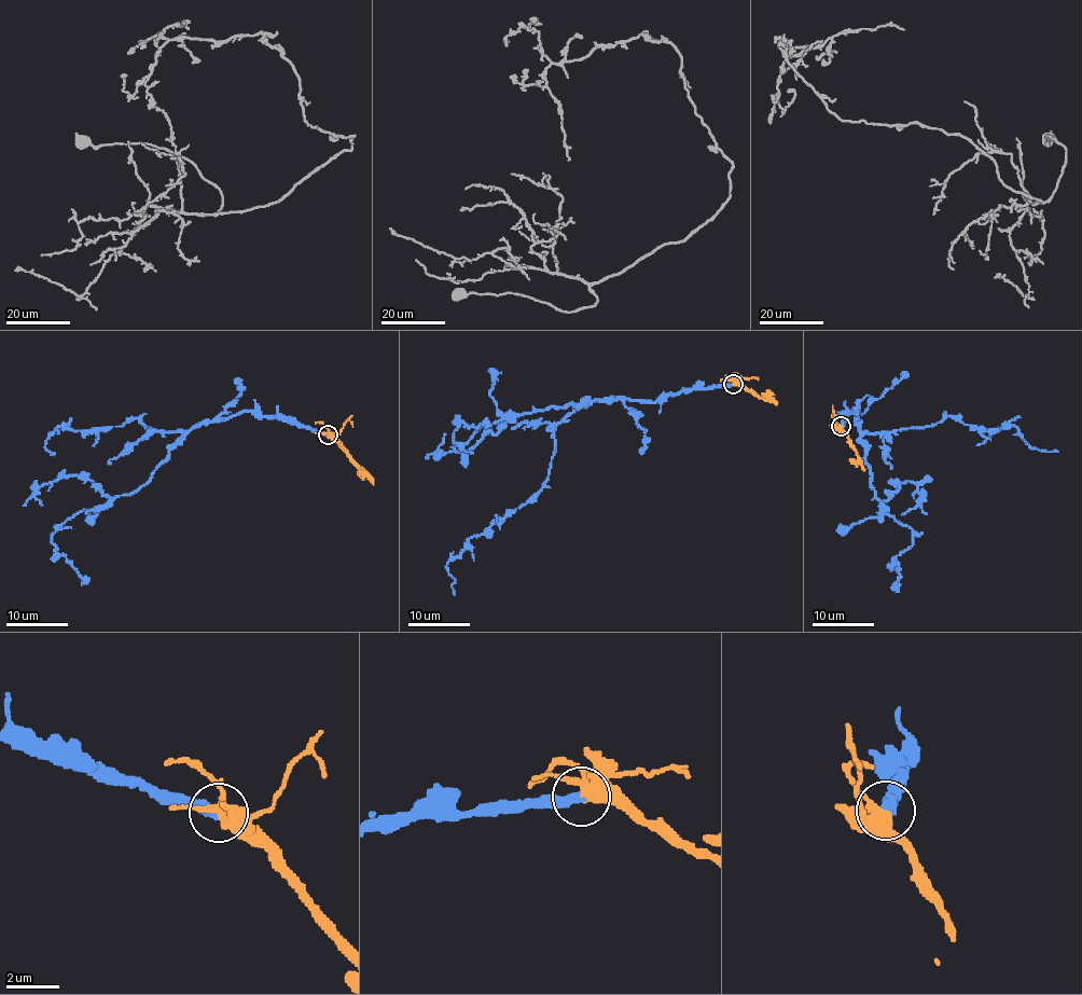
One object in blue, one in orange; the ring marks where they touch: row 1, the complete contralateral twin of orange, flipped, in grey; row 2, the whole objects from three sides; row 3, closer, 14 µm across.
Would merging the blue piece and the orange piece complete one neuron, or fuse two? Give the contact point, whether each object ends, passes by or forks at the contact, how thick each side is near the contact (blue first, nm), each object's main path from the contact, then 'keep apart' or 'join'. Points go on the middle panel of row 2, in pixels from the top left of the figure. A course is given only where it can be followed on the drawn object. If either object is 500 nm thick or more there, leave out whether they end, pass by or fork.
(733, 384) | blue ends | orange forks | 340/340 nm | blue via (733, 384), (654, 401), (596, 399), (569, 412), (555, 427), (540, 489), (448, 562), (454, 595) | orange via (733, 384), (777, 404) | join

